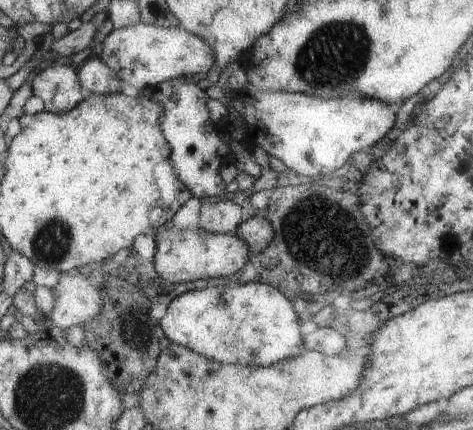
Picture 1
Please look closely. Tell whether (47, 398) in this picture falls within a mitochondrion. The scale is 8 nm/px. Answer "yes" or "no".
yes

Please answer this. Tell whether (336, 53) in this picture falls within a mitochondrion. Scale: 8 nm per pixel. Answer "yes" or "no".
yes

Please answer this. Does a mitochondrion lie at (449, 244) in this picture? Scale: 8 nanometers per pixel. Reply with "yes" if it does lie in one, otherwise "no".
no

